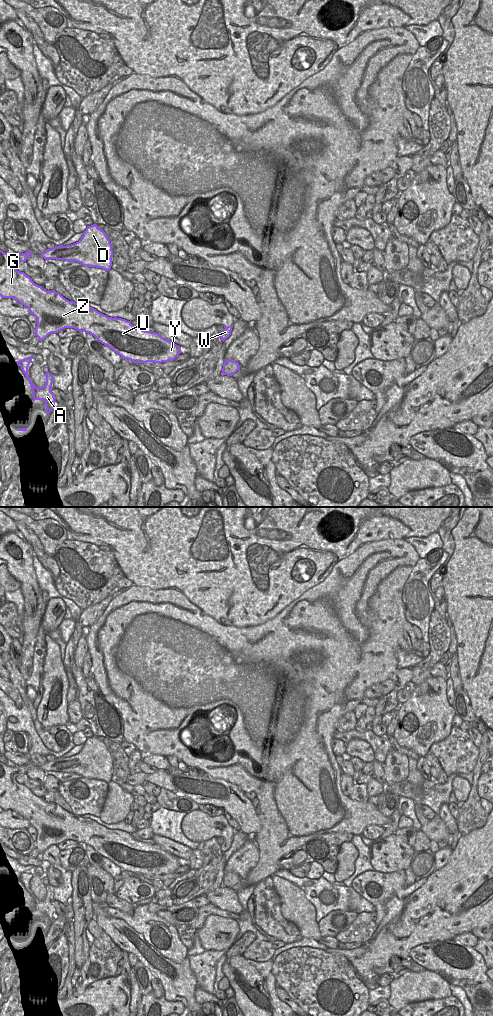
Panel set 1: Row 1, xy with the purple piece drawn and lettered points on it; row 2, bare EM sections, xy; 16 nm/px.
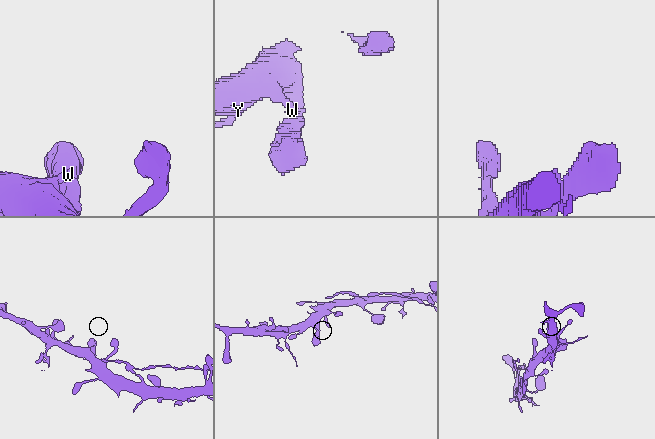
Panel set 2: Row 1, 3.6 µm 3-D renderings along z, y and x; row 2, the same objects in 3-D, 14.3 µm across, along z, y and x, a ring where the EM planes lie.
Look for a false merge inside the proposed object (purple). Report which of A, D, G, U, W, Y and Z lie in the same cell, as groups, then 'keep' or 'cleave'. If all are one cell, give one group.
A D G U W Y Z | keep

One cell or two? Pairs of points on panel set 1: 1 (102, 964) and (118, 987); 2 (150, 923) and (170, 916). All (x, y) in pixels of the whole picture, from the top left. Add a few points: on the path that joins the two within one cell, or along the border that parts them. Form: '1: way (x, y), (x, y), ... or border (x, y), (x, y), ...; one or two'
1: border (115, 975), (97, 979), (89, 985); two
2: border (147, 904), (147, 909), (168, 921), (178, 935); two

